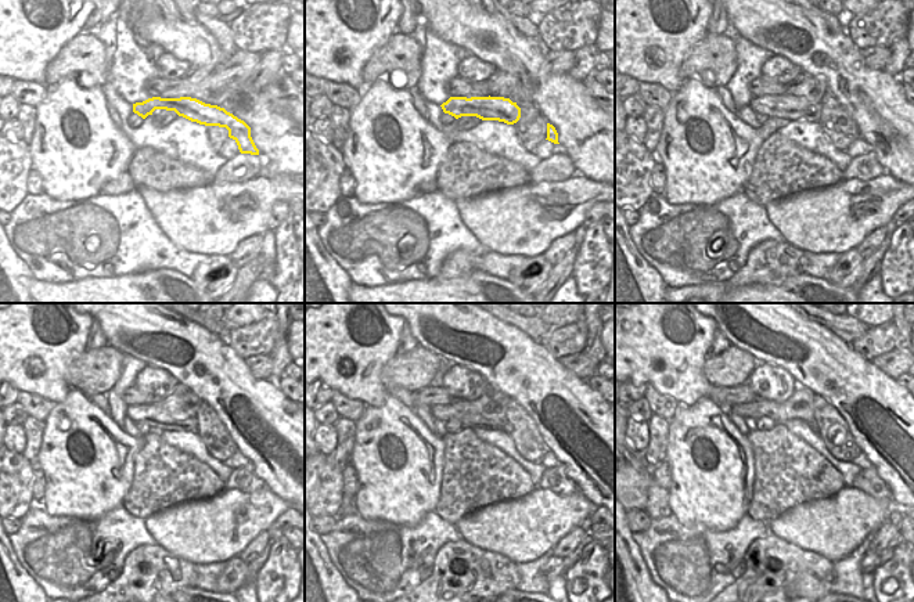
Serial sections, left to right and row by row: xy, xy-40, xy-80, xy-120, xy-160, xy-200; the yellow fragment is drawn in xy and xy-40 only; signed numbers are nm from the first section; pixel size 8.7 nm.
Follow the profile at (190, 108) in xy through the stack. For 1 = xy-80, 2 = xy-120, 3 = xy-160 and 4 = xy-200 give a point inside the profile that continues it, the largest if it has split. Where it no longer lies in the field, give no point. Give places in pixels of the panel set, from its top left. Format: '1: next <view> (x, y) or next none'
1: next xy-80 (792, 108)
2: next xy-120 (157, 418)
3: next xy-160 (453, 410)
4: next xy-200 (760, 407)

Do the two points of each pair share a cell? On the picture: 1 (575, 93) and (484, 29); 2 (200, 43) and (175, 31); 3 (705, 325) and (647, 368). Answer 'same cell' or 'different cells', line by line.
1: same cell
2: same cell
3: same cell

